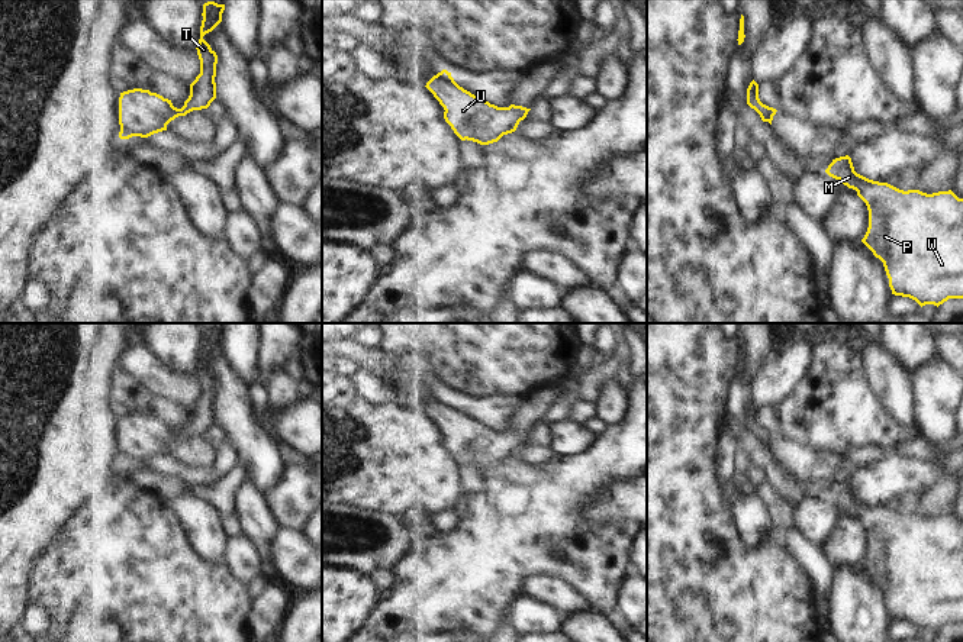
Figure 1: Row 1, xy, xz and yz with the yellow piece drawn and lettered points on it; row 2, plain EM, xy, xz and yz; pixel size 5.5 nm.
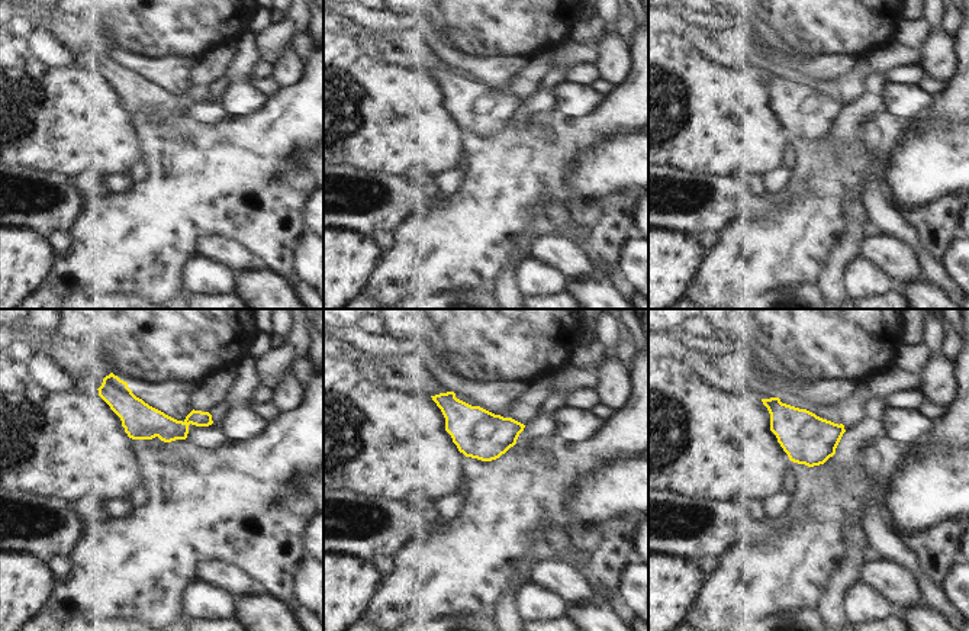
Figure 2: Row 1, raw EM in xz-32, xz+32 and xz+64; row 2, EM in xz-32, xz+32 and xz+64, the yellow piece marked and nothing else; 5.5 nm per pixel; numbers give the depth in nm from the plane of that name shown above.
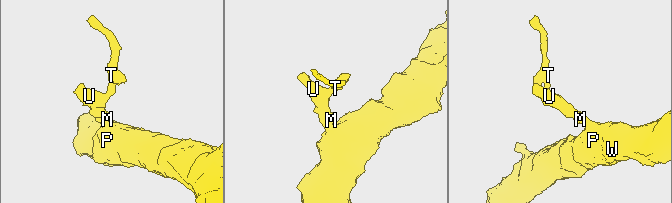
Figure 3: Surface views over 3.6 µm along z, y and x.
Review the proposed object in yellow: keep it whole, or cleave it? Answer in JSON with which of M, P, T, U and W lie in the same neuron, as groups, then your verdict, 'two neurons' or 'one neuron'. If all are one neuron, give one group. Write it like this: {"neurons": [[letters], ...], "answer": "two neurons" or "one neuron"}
{"neurons": [["M", "P", "T", "U", "W"]], "answer": "one neuron"}

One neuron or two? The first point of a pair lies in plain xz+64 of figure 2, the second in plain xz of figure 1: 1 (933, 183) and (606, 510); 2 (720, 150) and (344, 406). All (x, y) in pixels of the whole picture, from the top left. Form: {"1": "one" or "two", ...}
{"1": "one", "2": "one"}

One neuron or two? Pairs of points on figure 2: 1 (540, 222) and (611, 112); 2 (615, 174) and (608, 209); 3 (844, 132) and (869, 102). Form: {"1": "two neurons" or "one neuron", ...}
{"1": "one neuron", "2": "two neurons", "3": "one neuron"}

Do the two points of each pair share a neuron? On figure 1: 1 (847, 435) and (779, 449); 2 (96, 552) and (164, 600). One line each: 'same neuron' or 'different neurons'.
1: different neurons
2: same neuron

